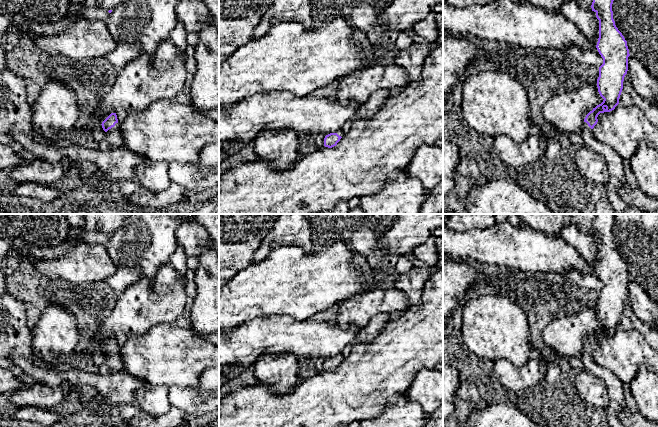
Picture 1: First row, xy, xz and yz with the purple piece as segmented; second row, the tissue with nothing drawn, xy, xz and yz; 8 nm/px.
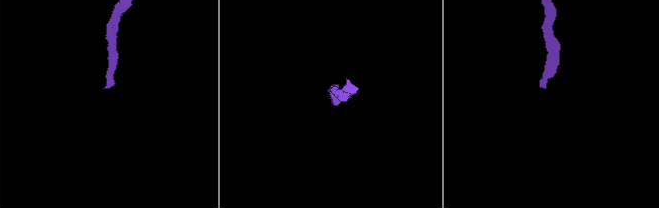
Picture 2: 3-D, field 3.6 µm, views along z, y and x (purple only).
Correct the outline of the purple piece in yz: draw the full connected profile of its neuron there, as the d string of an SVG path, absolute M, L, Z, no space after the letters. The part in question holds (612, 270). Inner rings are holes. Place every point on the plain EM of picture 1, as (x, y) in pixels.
M596 214L591 229L599 244L599 262L596 272L603 282L599 291L597 311L603 326L593 332L585 343L580 356L583 370L602 378L608 388L610 400L617 402L621 409L626 408L623 383L610 370L600 367L592 353L598 346L598 339L610 336L619 328L624 301L628 295L629 273L627 265L618 254L613 243L612 228L615 214Z

